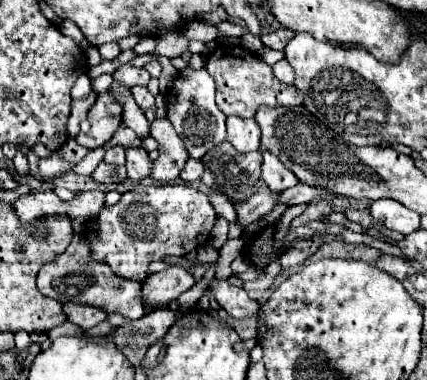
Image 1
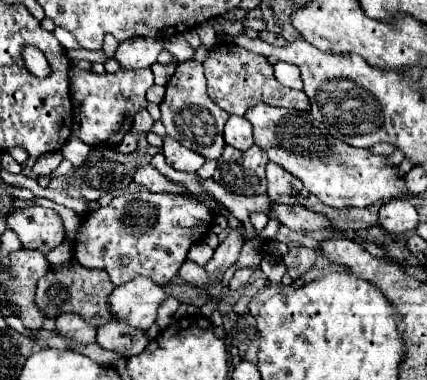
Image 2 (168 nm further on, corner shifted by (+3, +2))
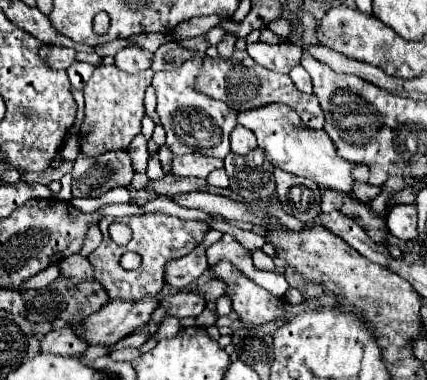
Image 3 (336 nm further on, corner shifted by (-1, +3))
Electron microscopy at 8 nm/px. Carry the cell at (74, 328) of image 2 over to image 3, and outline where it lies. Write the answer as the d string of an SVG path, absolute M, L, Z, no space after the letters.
M70 325L62 327L62 329L52 329L40 343L40 349L44 353L52 353L52 355L76 355L76 353L84 353L88 349L88 343L74 333L74 329Z

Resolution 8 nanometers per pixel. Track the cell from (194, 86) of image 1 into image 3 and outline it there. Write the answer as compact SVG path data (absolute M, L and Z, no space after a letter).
M198 53L194 59L184 61L174 71L160 71L154 75L154 89L158 95L158 115L160 123L166 129L166 145L174 155L200 153L210 157L224 159L230 153L230 131L238 123L238 111L230 109L226 103L216 101L196 89L196 77L202 71L204 53Z

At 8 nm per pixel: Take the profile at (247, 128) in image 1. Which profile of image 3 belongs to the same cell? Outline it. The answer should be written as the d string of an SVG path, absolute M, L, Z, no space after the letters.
M236 125L230 133L230 145L232 145L232 151L238 153L238 155L246 155L248 151L252 151L256 147L256 135L242 127L242 125Z

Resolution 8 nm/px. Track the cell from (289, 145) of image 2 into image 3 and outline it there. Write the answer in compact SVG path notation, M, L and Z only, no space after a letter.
M278 103L242 111L238 113L238 117L240 117L238 121L240 125L254 131L254 135L258 137L258 147L264 151L266 159L274 167L280 167L298 177L306 177L314 181L318 187L352 195L352 185L354 185L352 169L356 167L356 163L338 155L334 141L328 137L324 129L310 129L308 125L302 123L302 119L294 109Z

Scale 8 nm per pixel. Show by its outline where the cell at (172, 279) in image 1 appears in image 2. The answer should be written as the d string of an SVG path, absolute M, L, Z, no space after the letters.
M134 278L112 292L108 306L112 306L116 320L126 322L132 328L148 330L156 320L158 306L168 296L170 294L164 290L164 286L158 286L148 278Z

